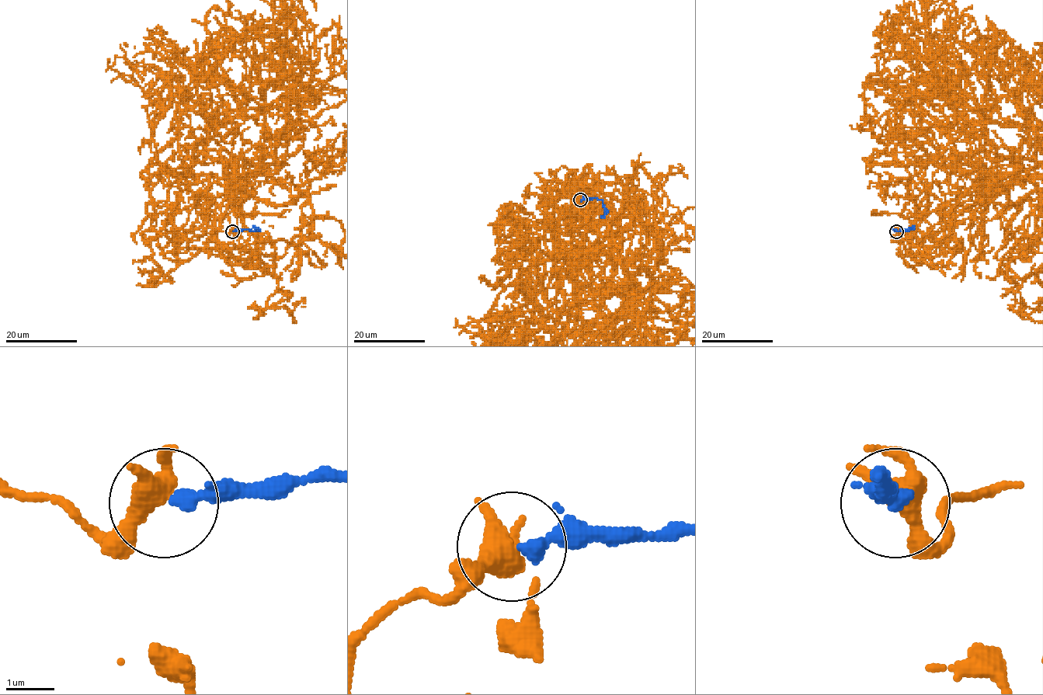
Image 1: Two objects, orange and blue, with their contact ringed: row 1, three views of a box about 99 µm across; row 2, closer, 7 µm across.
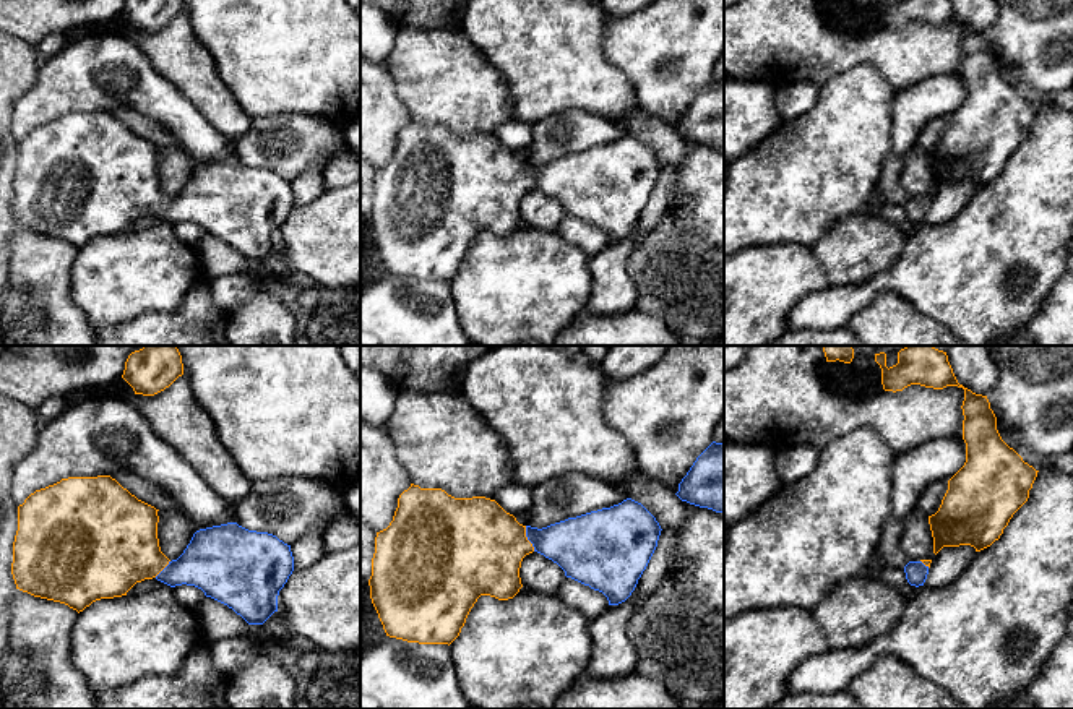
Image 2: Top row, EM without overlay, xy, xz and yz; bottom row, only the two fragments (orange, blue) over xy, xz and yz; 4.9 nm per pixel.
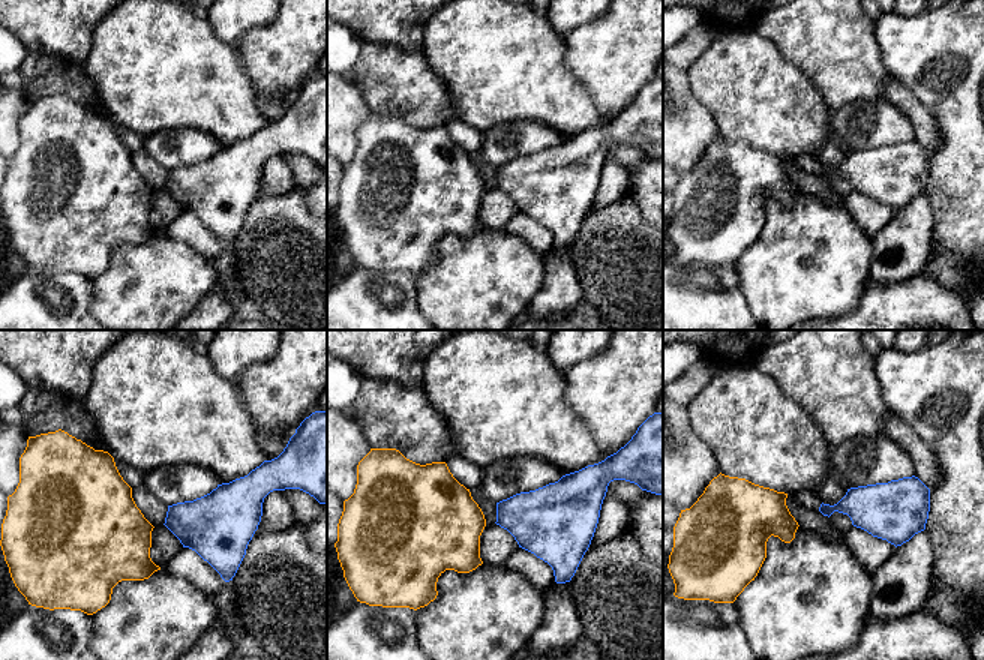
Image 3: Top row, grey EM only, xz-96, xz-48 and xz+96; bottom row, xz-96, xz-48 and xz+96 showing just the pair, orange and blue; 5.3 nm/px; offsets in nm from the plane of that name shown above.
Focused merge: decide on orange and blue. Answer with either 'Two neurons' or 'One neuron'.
One neuron

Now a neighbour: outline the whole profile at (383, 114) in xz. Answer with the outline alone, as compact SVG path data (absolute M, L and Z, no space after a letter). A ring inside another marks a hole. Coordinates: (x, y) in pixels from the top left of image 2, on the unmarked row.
M360 57L360 156L380 169L390 162L399 131L411 123L411 112L398 97L385 65Z

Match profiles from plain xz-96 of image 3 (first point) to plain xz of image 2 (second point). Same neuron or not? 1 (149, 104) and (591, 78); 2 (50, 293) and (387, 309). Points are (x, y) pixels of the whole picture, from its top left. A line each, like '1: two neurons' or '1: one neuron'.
1: one neuron
2: one neuron

